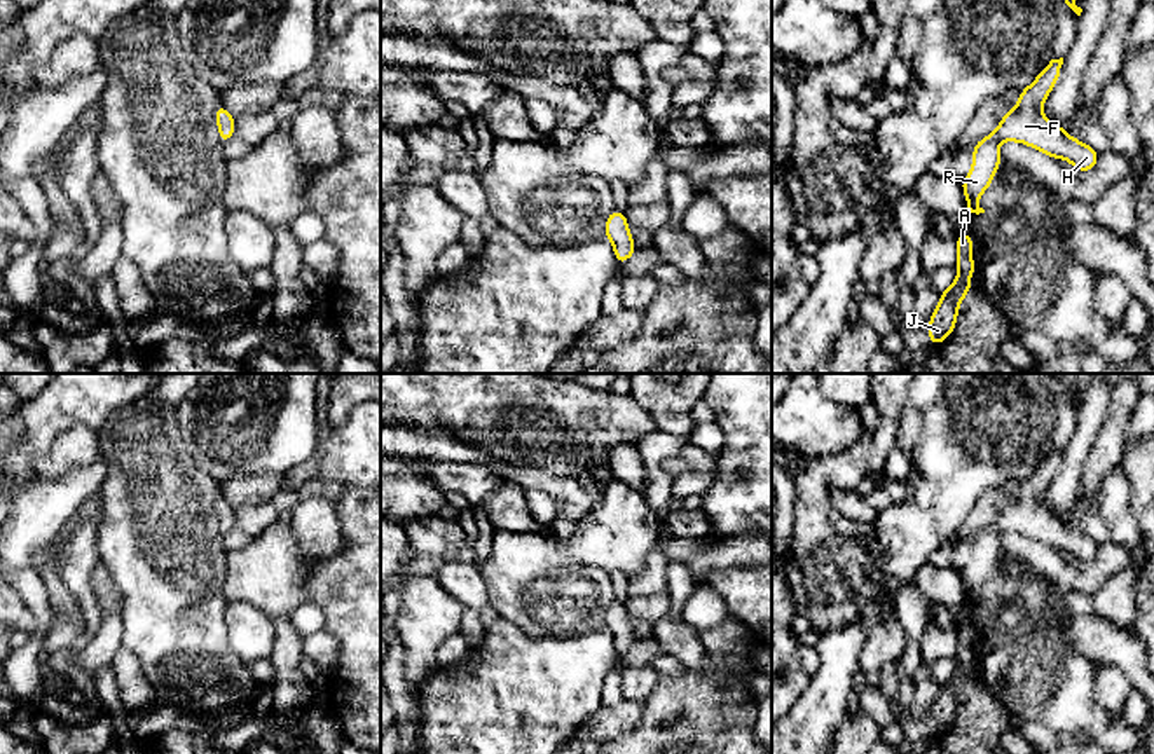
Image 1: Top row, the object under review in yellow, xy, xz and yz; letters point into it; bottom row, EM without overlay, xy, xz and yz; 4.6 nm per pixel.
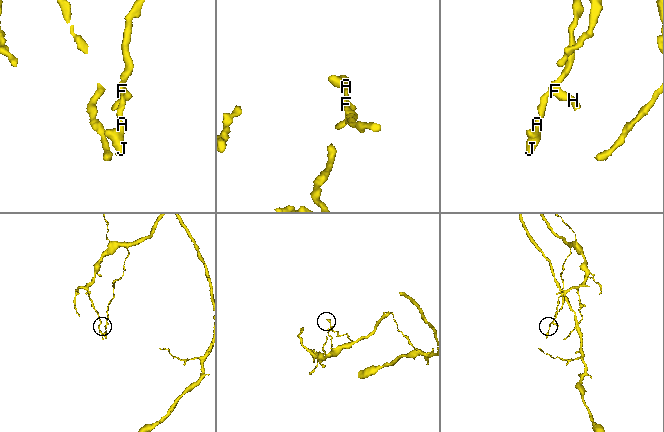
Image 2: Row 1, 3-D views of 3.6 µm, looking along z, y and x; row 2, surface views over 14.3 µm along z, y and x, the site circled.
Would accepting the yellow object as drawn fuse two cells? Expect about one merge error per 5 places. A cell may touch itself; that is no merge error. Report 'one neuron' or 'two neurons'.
one neuron

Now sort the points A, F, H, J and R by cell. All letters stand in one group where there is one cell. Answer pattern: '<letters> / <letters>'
A F H J R

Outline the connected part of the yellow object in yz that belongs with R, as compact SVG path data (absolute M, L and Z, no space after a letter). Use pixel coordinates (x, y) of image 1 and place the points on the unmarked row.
M1063 449L1051 450L1037 470L1021 480L1016 497L1011 503L1004 503L997 520L972 538L972 559L960 572L967 602L976 606L985 604L978 597L978 590L992 576L1002 553L999 543L1000 532L1025 534L1051 550L1065 550L1074 555L1075 562L1096 559L1098 543L1081 531L1068 527L1061 517L1046 510L1041 501L1060 468L1061 456Z

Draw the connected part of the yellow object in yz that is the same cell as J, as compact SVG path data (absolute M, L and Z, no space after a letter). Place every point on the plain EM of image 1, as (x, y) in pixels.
M962 623L955 630L955 637L958 641L955 658L958 661L957 670L950 679L941 682L939 695L932 702L931 712L927 716L927 726L932 737L941 735L944 730L951 726L957 714L958 698L962 689L972 681L971 679L971 665L978 660L972 653L971 644L974 632L969 623Z

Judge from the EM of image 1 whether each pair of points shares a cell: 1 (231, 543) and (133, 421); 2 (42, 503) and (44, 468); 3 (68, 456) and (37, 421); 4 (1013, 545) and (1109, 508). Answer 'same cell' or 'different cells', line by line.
1: different cells
2: different cells
3: different cells
4: different cells

